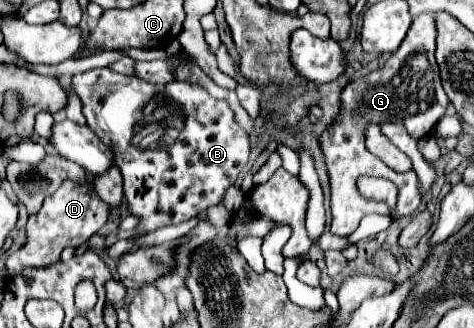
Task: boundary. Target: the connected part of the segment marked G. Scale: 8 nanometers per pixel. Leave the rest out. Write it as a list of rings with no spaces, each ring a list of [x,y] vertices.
[[[417,16],[393,56],[383,64],[383,68],[365,74],[349,82],[341,92],[339,114],[333,124],[323,130],[321,146],[325,152],[329,184],[331,184],[331,224],[330,231],[337,236],[349,236],[355,232],[357,224],[367,214],[387,214],[389,208],[385,202],[367,200],[357,188],[359,176],[375,176],[391,180],[399,188],[399,216],[411,216],[421,206],[419,182],[414,170],[397,173],[391,170],[379,158],[365,150],[365,124],[385,124],[399,122],[411,136],[429,136],[435,124],[447,110],[449,100],[445,102],[445,92],[441,88],[439,68],[435,64],[435,24],[433,16]]]

